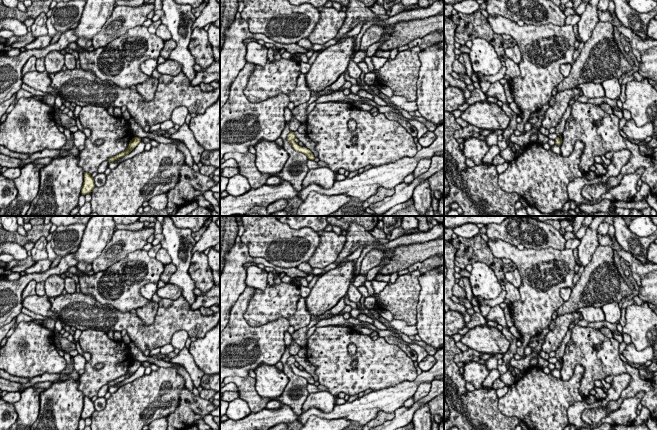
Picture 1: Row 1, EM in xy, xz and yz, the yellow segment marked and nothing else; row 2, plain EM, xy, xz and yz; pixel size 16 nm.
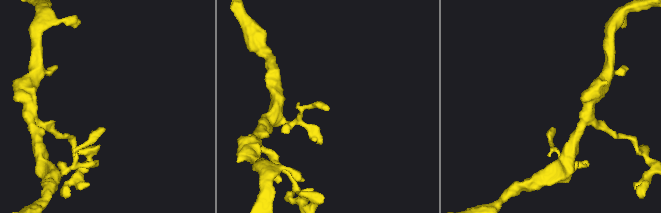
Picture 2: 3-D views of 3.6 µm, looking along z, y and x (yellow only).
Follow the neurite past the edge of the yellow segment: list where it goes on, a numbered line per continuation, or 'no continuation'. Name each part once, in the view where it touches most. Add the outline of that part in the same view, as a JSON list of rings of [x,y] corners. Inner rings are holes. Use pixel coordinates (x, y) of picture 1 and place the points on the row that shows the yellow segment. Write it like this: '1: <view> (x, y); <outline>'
no continuation

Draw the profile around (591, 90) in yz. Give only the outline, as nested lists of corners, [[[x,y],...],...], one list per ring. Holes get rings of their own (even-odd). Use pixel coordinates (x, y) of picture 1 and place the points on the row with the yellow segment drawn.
[[[586,82],[577,86],[584,96],[592,98],[605,97],[605,91],[602,84],[594,82]]]

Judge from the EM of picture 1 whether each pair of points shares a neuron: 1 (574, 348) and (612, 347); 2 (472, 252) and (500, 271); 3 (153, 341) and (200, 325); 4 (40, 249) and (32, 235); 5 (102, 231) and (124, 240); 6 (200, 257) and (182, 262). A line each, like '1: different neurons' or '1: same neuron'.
1: same neuron
2: same neuron
3: same neuron
4: different neurons
5: different neurons
6: different neurons

